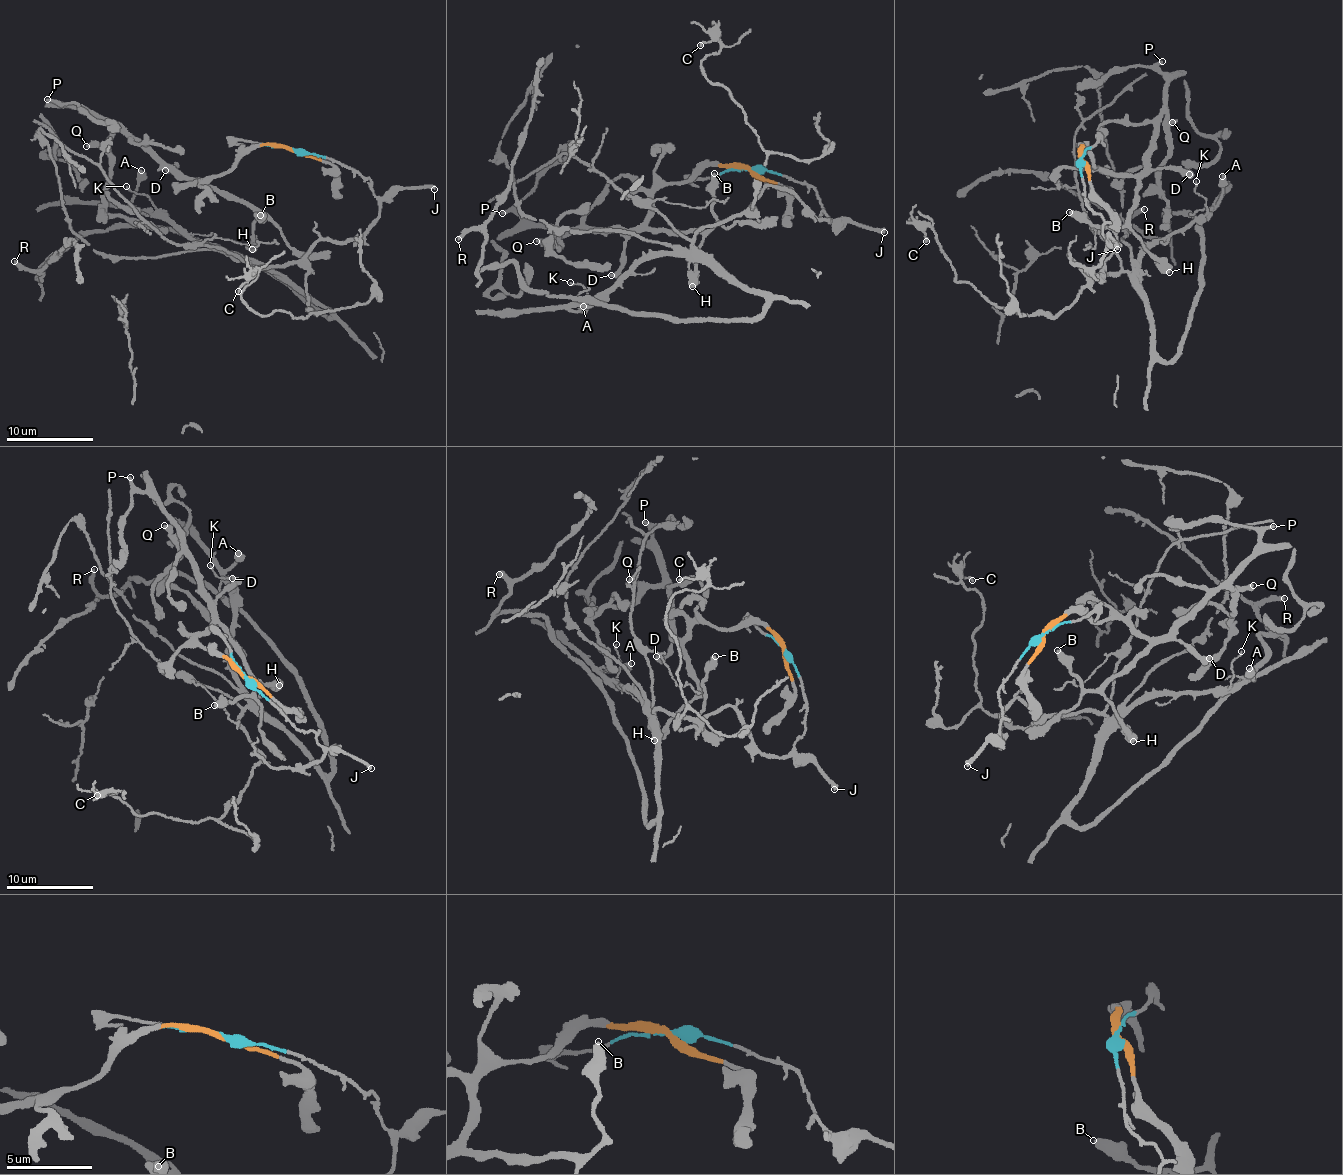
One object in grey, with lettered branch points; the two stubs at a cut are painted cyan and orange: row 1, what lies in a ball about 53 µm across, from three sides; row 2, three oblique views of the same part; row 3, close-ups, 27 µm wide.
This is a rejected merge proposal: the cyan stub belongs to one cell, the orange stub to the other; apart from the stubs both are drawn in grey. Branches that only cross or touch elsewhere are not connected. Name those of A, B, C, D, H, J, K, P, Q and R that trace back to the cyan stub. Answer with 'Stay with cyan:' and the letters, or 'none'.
Stay with cyan: A, C, J, K, R

